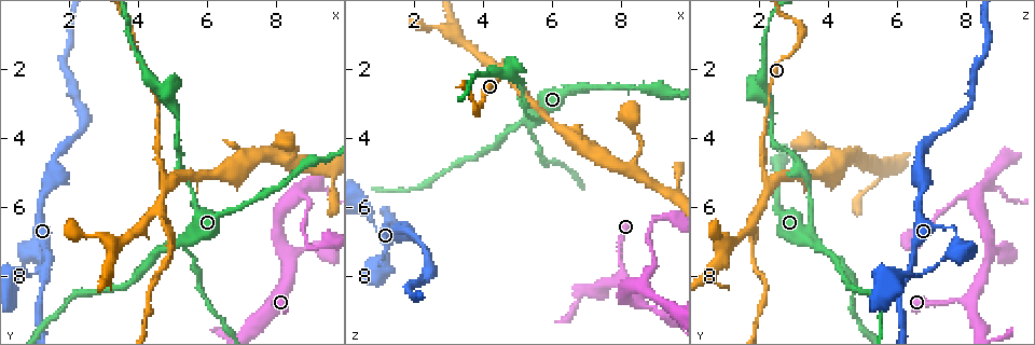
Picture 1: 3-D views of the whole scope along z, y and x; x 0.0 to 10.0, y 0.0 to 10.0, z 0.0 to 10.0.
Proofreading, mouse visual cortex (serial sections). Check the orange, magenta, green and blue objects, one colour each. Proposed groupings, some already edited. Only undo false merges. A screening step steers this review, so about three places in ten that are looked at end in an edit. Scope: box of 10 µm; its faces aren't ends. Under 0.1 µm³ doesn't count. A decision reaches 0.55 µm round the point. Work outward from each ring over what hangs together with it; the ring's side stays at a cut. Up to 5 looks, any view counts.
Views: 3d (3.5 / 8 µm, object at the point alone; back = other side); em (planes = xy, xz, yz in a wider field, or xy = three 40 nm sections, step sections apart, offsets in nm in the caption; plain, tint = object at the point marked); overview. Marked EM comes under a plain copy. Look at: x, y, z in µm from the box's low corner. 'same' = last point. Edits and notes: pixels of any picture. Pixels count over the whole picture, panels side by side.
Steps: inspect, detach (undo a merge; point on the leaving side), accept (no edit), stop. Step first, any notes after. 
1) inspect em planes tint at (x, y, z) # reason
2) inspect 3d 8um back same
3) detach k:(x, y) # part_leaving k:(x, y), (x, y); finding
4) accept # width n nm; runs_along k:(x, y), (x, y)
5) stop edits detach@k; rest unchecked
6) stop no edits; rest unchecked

inspect 3d 3.5um at (1.05, 7.15, 7.75) # sharp bend

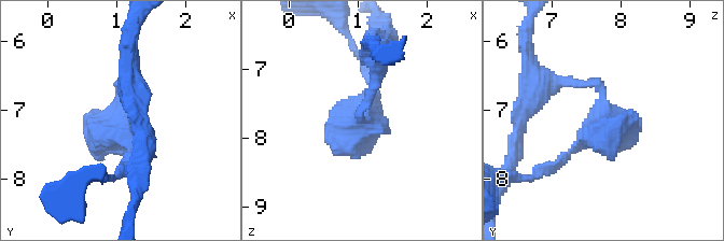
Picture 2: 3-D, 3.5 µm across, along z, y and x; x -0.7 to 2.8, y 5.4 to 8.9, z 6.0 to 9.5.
inspect em planes tint at (1.05, 7.15, 7.80)

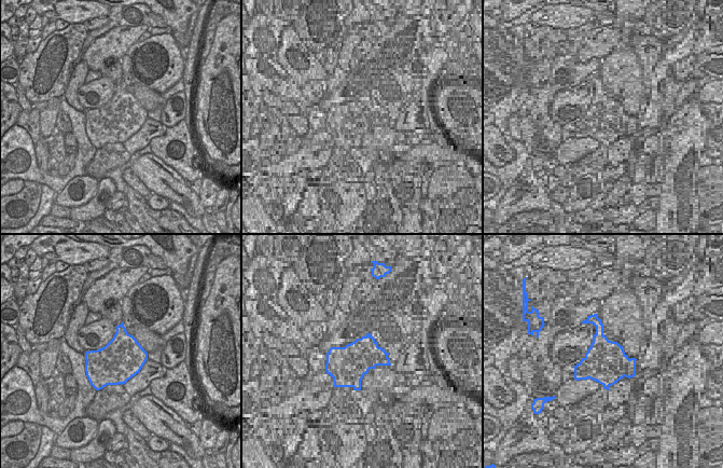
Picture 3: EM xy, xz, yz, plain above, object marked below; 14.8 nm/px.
accept # runs_along 2:(567, 82), (597, 82), (604, 122), (553, 165); all the same cell

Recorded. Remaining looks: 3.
inspect 3d 3.5um at (5.50, 7.00, 3.70) # thin arm on a thick one

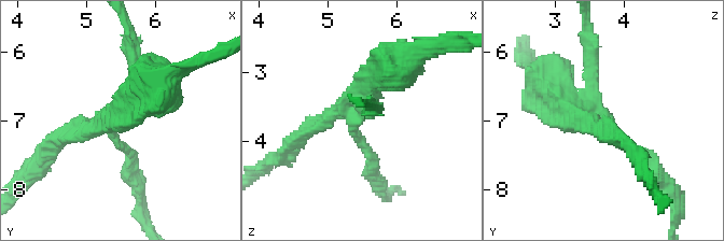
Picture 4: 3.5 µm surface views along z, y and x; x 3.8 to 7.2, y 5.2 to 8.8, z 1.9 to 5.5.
inspect em planes tint at (5.45, 7.05, 3.65) # arms 4; arm_widths 150, 150, 200, 500 nm

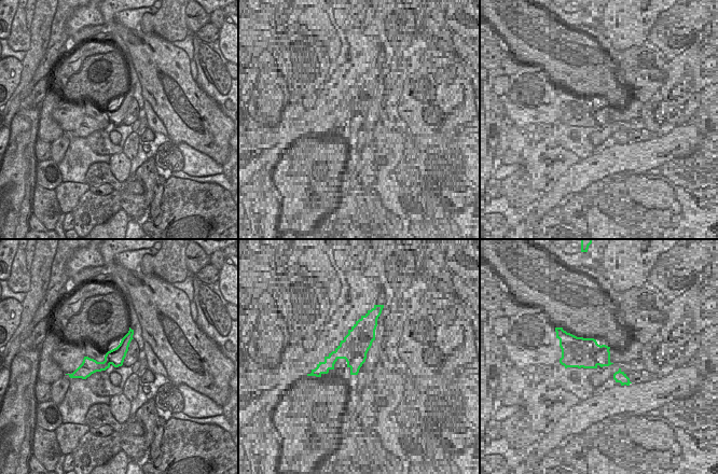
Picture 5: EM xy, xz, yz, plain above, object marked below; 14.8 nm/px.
detach 4:(128, 52) # part_leaving 4:(586, 102), (592, 96), (589, 30); two cells meet here

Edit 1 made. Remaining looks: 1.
stop edits detach@4; rest unchecked

